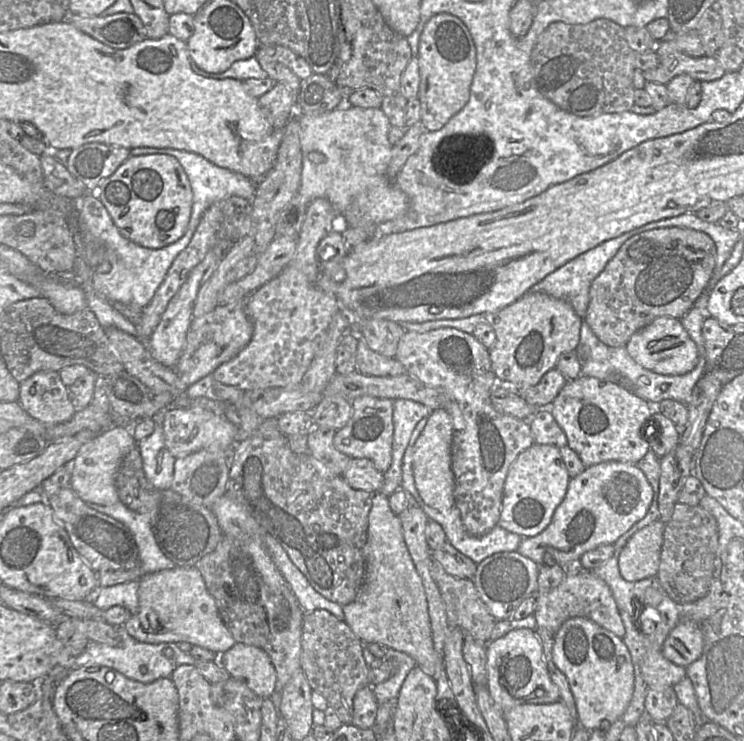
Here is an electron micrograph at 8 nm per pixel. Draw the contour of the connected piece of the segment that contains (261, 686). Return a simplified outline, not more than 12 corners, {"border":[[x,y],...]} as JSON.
{"border":[[236,642],[218,662],[259,697],[273,694],[276,671],[261,648]]}

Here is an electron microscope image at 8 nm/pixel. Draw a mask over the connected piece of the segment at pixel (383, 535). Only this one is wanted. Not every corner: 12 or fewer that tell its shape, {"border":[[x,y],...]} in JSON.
{"border":[[374,494],[365,580],[343,606],[363,643],[433,677],[425,589],[389,497]]}

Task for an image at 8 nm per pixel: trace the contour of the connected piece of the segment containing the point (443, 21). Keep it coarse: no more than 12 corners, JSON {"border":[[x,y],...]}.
{"border":[[439,13],[418,48],[420,122],[440,130],[468,102],[476,48]]}

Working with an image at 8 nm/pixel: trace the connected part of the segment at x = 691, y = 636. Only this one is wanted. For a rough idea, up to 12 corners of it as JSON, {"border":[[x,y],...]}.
{"border":[[681,621],[665,639],[662,653],[687,667],[700,657],[699,626]]}

